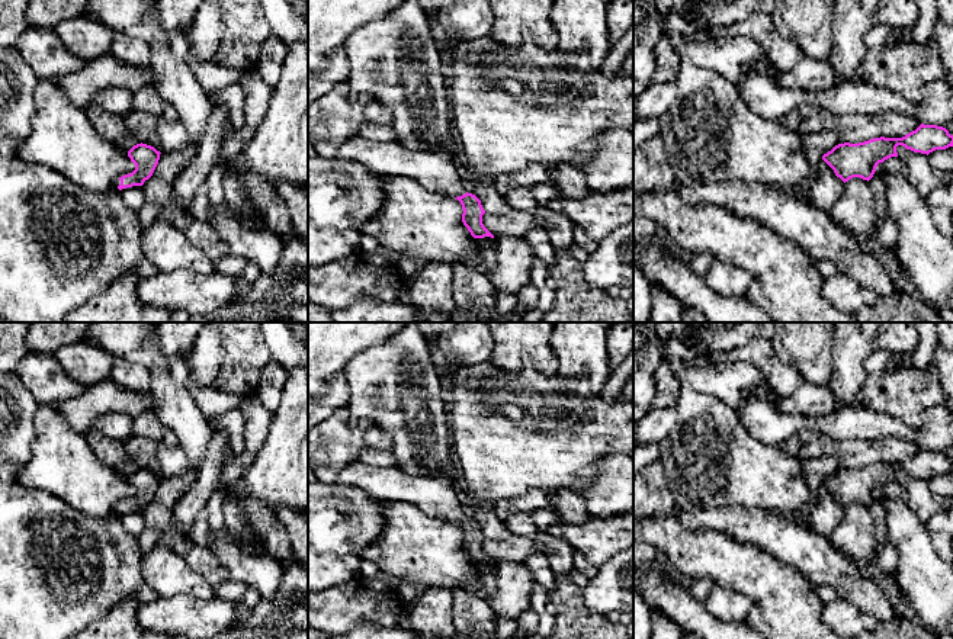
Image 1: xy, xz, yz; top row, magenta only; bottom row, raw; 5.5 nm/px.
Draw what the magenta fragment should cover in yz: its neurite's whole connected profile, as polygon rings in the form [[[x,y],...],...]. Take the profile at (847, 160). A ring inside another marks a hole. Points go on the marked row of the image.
[[[921,123],[902,138],[873,138],[859,144],[838,144],[822,155],[822,160],[844,183],[853,177],[870,180],[879,163],[898,157],[896,147],[921,154],[953,147],[953,135],[943,126]]]

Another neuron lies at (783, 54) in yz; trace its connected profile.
[[[754,13],[734,25],[716,28],[713,38],[716,36],[742,36],[757,42],[780,74],[790,71],[802,57],[799,46],[776,30],[769,13]]]

